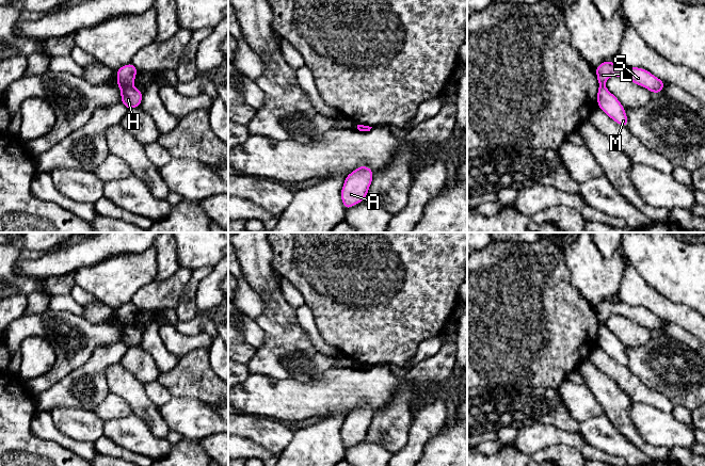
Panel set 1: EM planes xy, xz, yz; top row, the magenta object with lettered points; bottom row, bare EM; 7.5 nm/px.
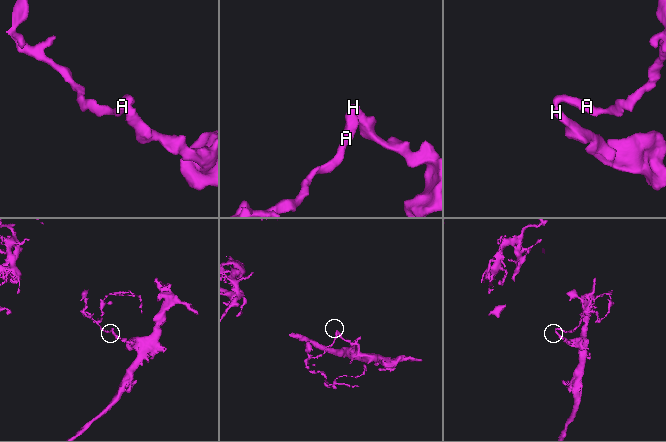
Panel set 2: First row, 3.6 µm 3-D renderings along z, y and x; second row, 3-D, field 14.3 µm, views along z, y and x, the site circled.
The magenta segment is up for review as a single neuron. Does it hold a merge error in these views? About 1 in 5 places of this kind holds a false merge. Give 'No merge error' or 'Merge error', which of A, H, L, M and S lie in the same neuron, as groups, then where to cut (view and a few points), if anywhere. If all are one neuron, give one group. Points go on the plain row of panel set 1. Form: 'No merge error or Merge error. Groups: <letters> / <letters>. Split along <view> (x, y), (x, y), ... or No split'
Merge error. Groups: A L S / H M. Split along xy (131, 323), (121, 327)

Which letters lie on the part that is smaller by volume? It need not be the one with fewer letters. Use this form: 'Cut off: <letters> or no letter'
Cut off: A, L, S

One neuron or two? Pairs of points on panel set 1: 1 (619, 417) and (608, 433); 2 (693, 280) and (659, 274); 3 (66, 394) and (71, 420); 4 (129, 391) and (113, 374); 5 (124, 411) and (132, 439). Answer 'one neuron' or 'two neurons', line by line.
1: two neurons
2: one neuron
3: two neurons
4: one neuron
5: two neurons

